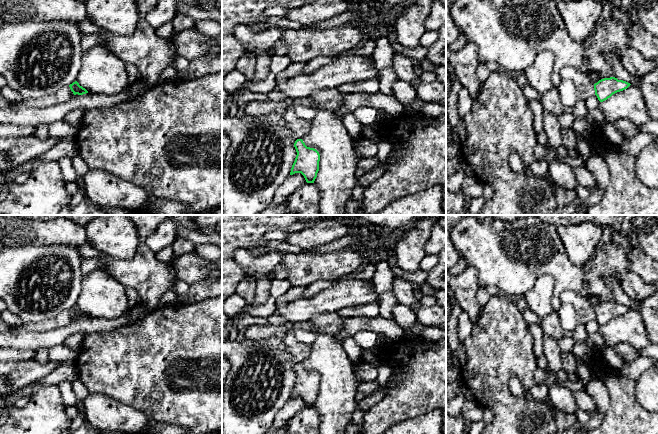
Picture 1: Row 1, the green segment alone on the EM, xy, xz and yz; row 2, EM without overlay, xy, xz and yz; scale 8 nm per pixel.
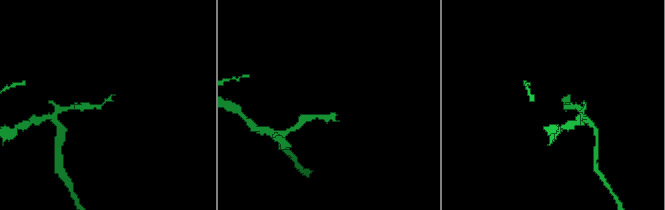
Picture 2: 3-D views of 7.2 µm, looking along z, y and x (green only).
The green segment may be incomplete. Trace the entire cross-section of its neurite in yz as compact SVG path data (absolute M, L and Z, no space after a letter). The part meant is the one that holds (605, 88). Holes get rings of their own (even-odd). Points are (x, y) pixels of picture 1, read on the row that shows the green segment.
M615 77L604 78L594 84L595 95L600 102L603 102L613 94L627 89L630 85L630 83Z

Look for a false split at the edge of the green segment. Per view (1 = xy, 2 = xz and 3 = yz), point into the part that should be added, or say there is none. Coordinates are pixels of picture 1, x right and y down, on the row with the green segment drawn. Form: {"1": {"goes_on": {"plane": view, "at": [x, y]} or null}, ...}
{"1": {"goes_on": null}, "2": {"goes_on": null}, "3": {"goes_on": null}}

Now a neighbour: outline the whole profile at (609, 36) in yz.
M612 17L596 25L590 37L580 43L584 46L584 58L579 71L593 72L601 79L614 77L605 55L610 53L617 58L619 49L630 47L627 28L626 23L617 22Z

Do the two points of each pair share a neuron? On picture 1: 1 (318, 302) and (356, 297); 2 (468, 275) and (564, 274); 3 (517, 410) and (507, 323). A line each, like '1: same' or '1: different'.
1: same
2: different
3: same

